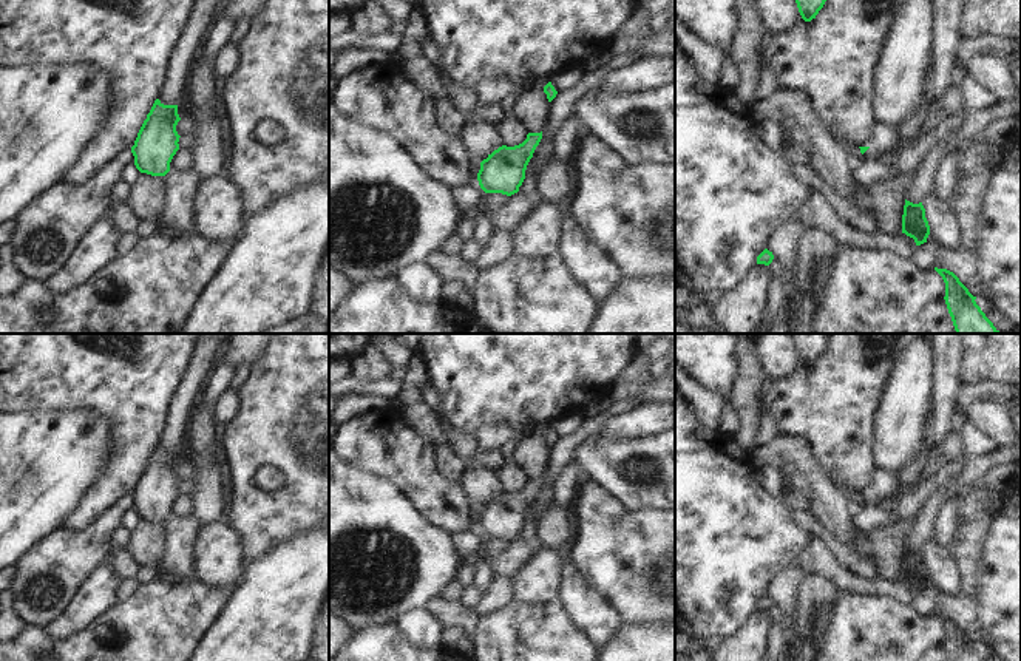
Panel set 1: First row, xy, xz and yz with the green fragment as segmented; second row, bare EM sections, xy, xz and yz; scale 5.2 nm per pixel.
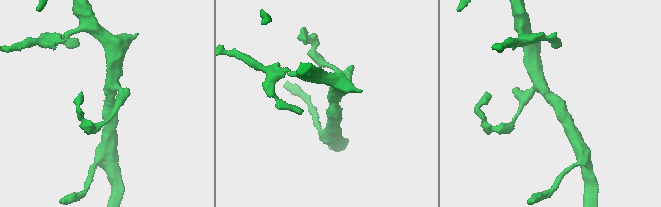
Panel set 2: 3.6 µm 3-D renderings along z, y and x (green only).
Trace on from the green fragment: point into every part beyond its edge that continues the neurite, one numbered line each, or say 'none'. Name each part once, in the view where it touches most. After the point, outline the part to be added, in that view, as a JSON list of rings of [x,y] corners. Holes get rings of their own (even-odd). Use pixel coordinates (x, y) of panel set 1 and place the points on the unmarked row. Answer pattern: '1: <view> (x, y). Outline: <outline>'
none

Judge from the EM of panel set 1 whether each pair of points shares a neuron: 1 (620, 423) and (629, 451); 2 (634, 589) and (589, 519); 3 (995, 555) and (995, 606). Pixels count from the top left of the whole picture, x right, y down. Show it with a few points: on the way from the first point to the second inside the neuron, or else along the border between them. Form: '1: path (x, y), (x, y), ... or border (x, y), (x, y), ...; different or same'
1: border (600, 428), (623, 437), (658, 434); different
2: path (621, 572), (620, 555), (606, 536); same
3: path (998, 567), (998, 593); same

